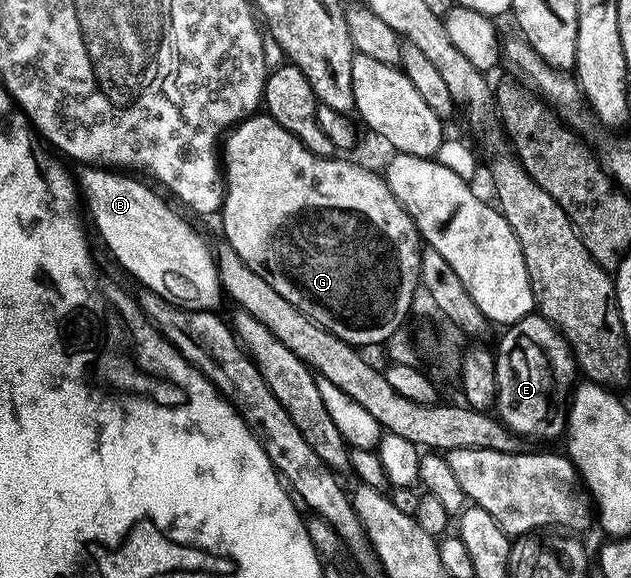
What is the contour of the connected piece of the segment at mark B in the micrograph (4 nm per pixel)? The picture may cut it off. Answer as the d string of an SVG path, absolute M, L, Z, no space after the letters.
M91 165L80 171L83 172L77 175L77 187L85 204L86 214L89 219L91 214L91 219L95 222L104 245L111 250L112 257L137 282L144 283L153 294L160 295L167 303L172 303L172 308L214 312L219 303L219 295L221 299L216 256L207 248L206 241L158 195L160 192L154 186L146 187L142 178L132 177L115 169L102 169Z

